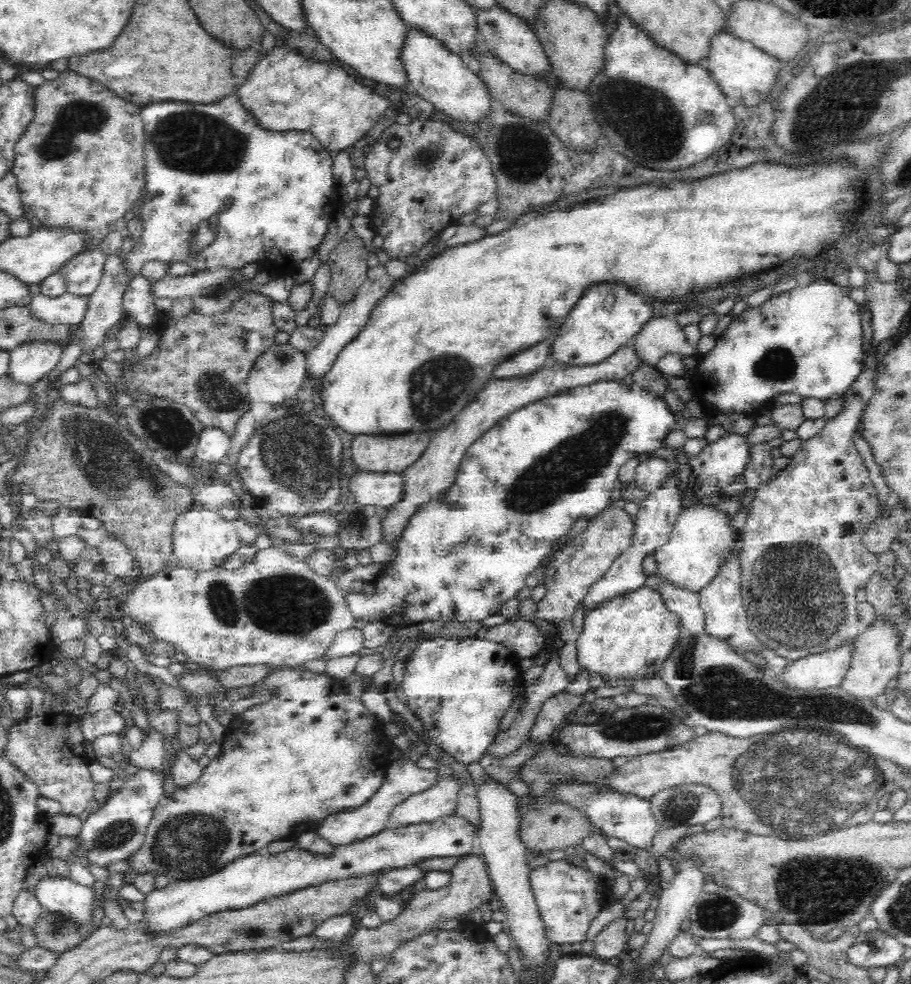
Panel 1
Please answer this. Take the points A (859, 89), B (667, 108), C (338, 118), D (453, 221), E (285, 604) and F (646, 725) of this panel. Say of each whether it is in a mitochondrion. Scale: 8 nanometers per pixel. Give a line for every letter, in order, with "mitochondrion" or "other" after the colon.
A: mitochondrion
B: mitochondrion
C: other
D: other
E: mitochondrion
F: mitochondrion

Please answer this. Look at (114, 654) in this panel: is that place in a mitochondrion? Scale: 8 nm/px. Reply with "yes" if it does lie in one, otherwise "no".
no

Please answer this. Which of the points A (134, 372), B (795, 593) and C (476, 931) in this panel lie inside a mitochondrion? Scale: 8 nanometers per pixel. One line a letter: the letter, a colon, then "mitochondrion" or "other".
A: other
B: mitochondrion
C: other

